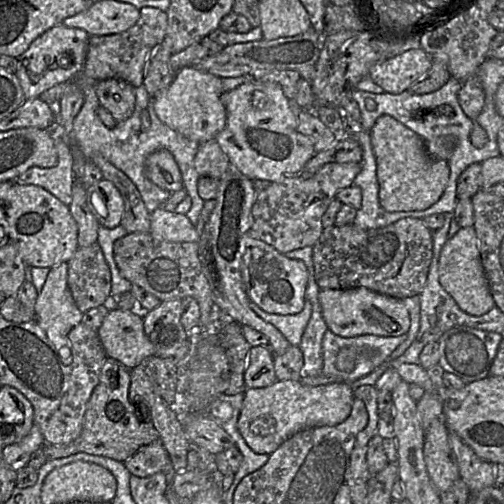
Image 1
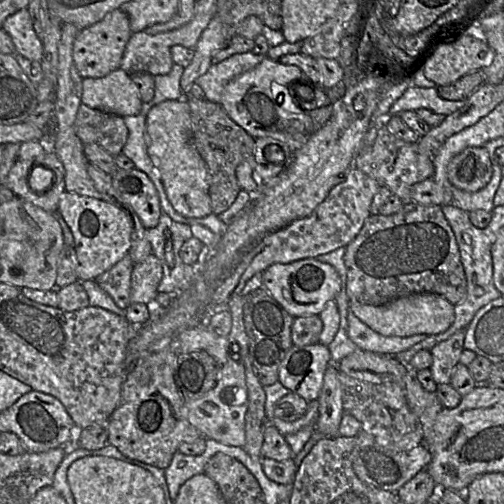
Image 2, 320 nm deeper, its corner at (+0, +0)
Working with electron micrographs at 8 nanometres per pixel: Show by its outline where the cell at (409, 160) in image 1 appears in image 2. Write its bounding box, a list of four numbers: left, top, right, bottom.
[447,147,493,192]

